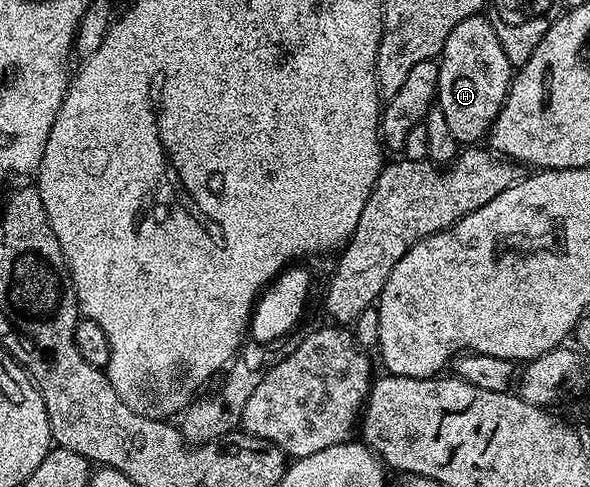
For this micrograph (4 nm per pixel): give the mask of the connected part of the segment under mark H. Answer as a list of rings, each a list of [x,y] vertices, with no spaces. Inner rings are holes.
[[[474,16],[455,24],[451,36],[443,44],[439,55],[439,84],[436,105],[447,116],[451,135],[459,144],[477,144],[493,128],[493,121],[509,95],[515,67],[507,60],[495,28],[491,28],[488,17]]]

